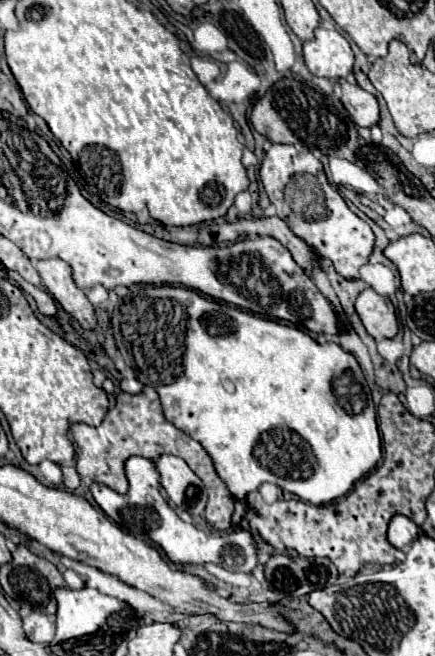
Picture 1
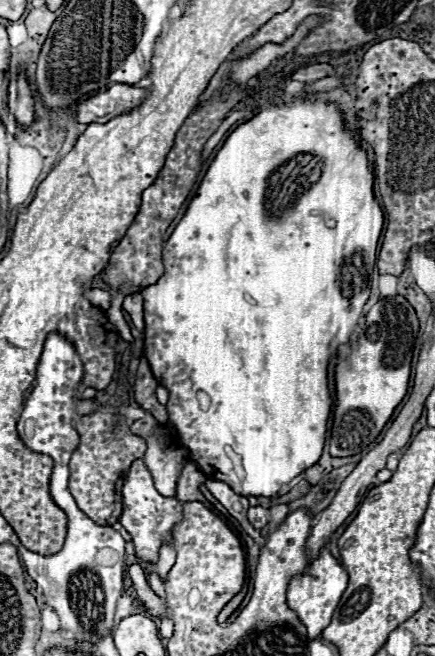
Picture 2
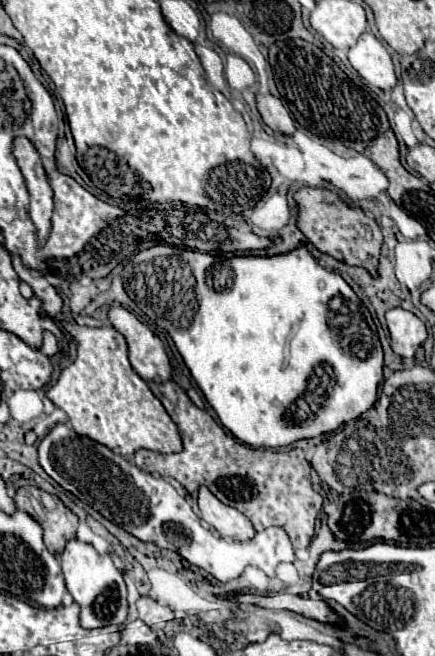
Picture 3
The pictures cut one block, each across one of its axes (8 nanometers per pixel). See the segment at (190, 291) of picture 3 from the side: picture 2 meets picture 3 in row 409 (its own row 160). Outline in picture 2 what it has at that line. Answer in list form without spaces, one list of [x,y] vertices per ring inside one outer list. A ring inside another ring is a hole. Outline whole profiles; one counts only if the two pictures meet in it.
[[[306,96],[260,110],[254,118],[240,124],[218,150],[208,166],[196,196],[190,200],[182,220],[166,240],[162,250],[164,274],[156,284],[140,290],[144,296],[144,352],[150,370],[160,386],[168,390],[168,424],[178,432],[190,458],[210,478],[226,482],[240,496],[274,496],[282,484],[314,466],[322,455],[324,438],[334,399],[328,390],[328,366],[334,362],[338,346],[350,340],[350,334],[370,296],[370,274],[376,262],[376,244],[381,237],[385,215],[374,196],[374,176],[366,150],[352,136],[336,104]]]

